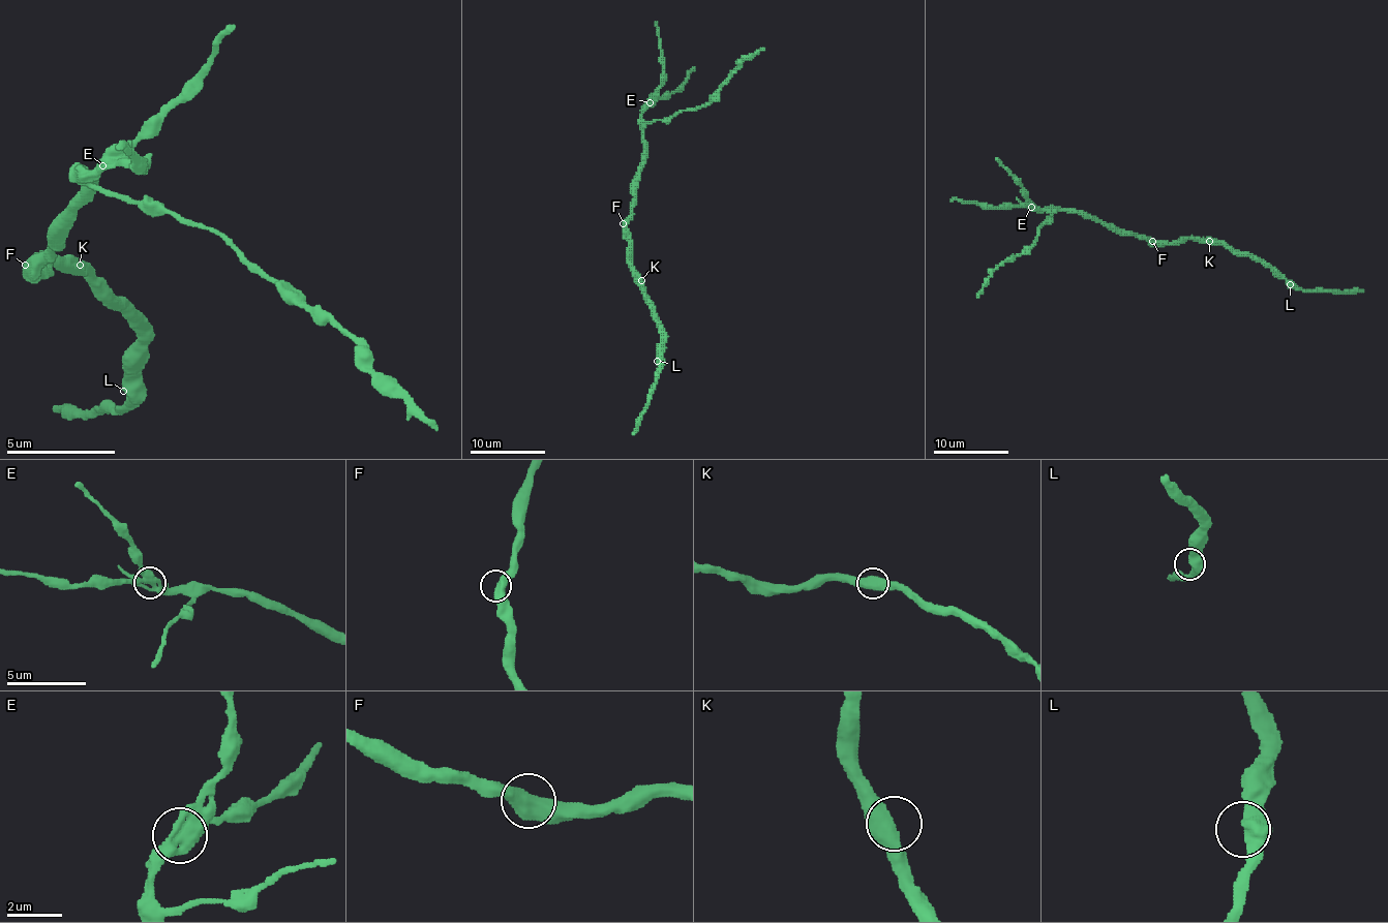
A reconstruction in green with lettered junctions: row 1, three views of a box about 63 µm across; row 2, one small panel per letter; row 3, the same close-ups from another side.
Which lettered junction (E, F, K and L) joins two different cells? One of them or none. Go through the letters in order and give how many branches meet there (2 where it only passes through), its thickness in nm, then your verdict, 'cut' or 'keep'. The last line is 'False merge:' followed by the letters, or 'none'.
E: branches 2; calibre 550 nm; keep
F: branches 2; calibre 550 nm; keep
K: branches 2; calibre 550 nm; keep
L: branches 2; calibre 550 nm; keep
False merge: none

